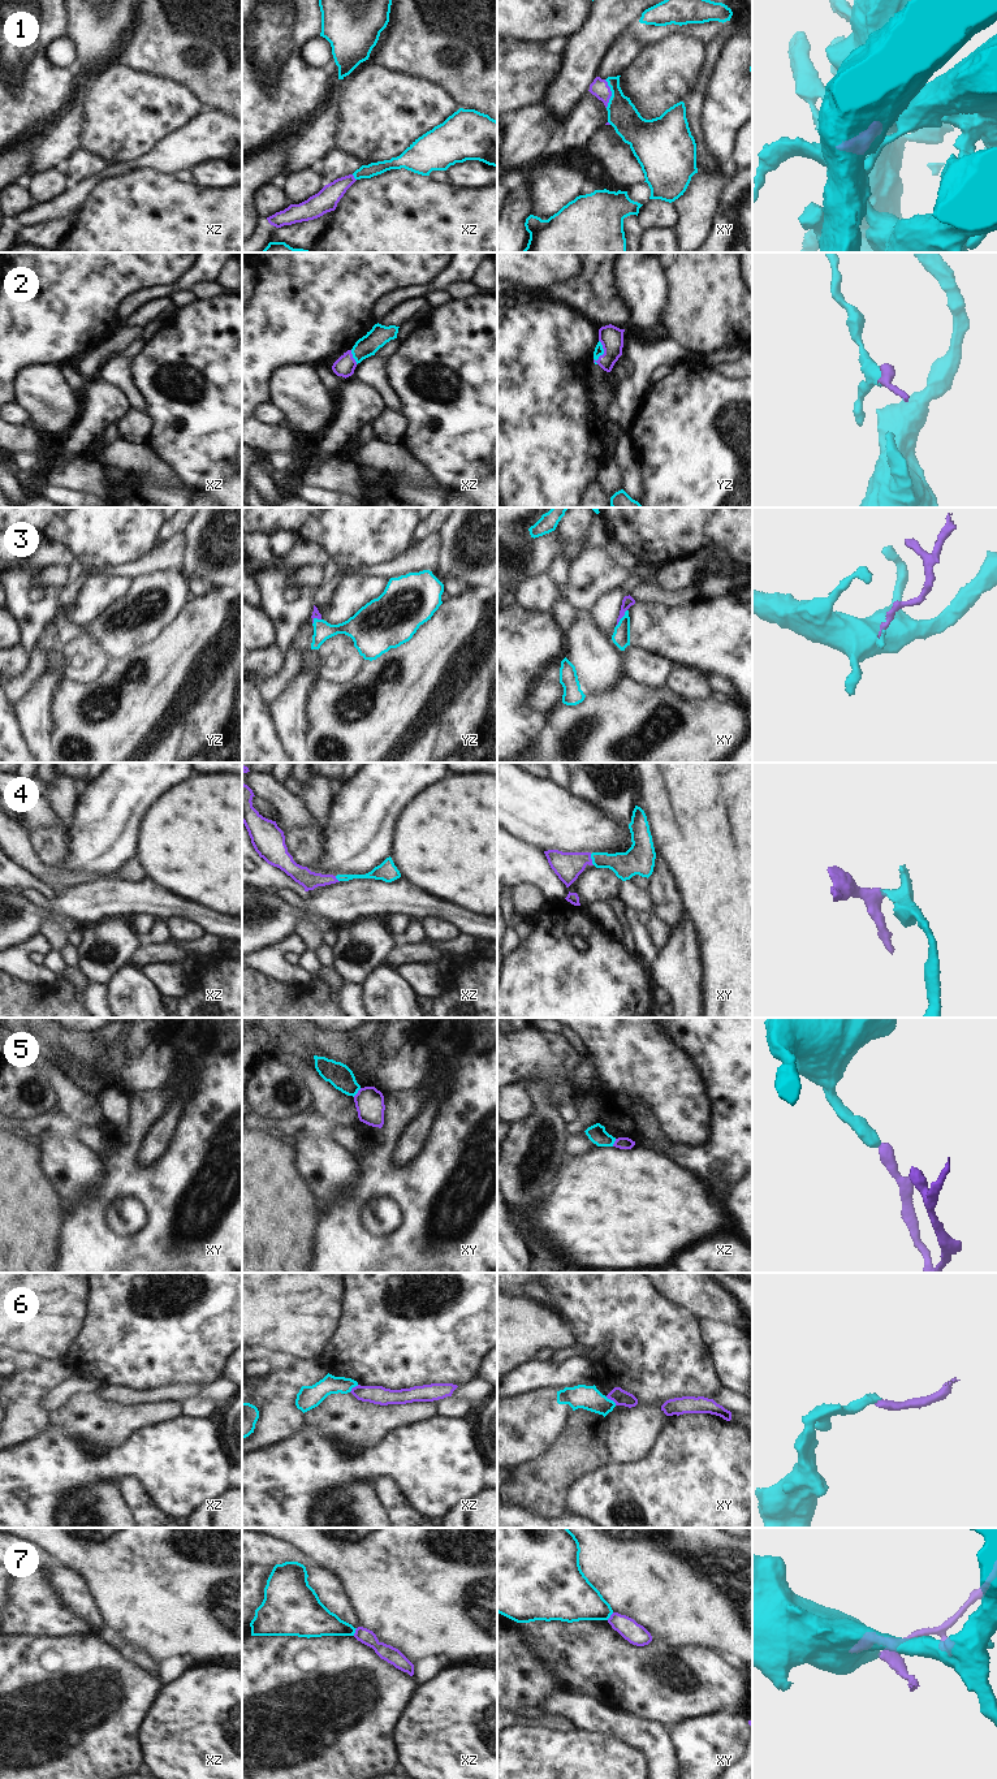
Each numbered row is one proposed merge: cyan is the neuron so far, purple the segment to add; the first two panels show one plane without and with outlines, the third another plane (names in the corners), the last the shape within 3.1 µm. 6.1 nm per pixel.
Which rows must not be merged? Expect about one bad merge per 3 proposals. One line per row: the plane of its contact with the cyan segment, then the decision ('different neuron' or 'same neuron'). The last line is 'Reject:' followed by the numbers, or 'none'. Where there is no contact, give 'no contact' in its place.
1: meets cyan in xy; same neuron
2: meets cyan in yz; same neuron
3: meets cyan in xy; same neuron
4: meets cyan in xy; same neuron
5: meets cyan in xy; different neuron
6: meets cyan in xy; different neuron
7: meets cyan in xz; different neuron
Reject: 5, 6, 7

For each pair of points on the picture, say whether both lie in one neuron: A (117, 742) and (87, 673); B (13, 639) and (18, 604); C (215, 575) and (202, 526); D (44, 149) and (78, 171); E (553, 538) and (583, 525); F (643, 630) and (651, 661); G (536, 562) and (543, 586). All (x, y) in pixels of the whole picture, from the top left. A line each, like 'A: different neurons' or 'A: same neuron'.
A: different neurons
B: different neurons
C: same neuron
D: different neurons
E: different neurons
F: different neurons
G: different neurons

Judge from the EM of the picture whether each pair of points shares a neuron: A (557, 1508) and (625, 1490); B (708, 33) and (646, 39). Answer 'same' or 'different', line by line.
A: different
B: same

